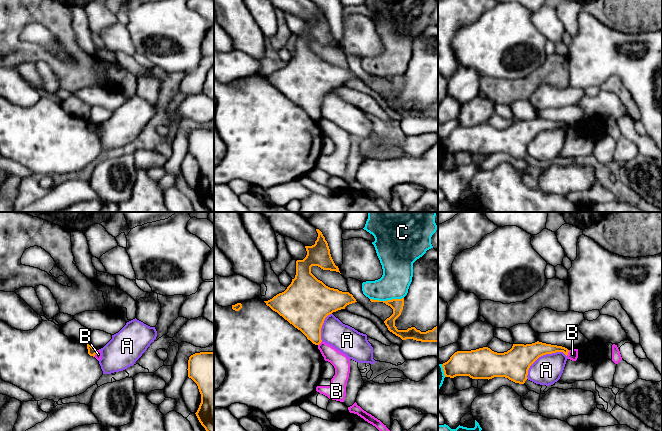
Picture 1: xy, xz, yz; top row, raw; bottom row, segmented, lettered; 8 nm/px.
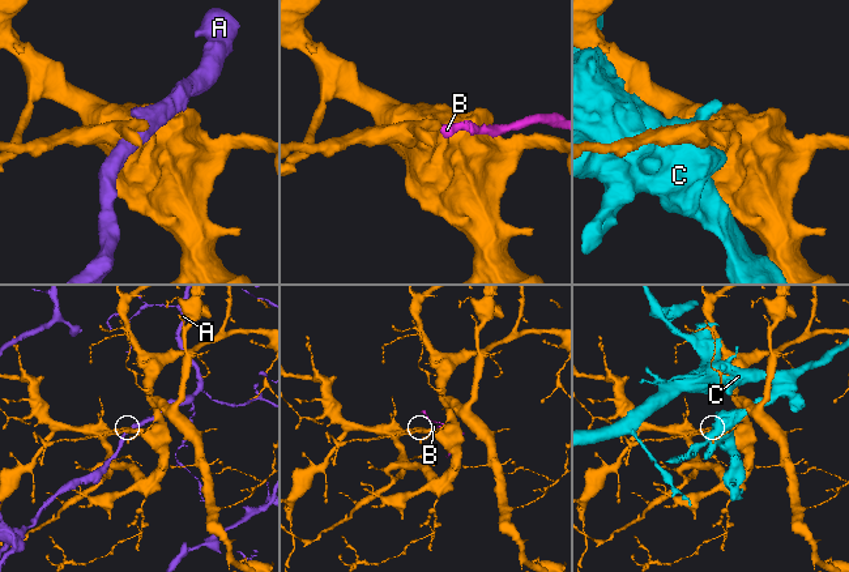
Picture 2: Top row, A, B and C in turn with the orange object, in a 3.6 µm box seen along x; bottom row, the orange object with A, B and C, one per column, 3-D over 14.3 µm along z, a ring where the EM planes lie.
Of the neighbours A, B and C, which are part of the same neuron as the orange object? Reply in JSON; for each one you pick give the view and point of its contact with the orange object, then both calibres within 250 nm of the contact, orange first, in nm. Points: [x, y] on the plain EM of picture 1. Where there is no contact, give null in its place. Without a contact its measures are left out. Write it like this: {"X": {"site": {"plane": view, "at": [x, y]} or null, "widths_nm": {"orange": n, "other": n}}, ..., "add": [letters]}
{"add": []}

